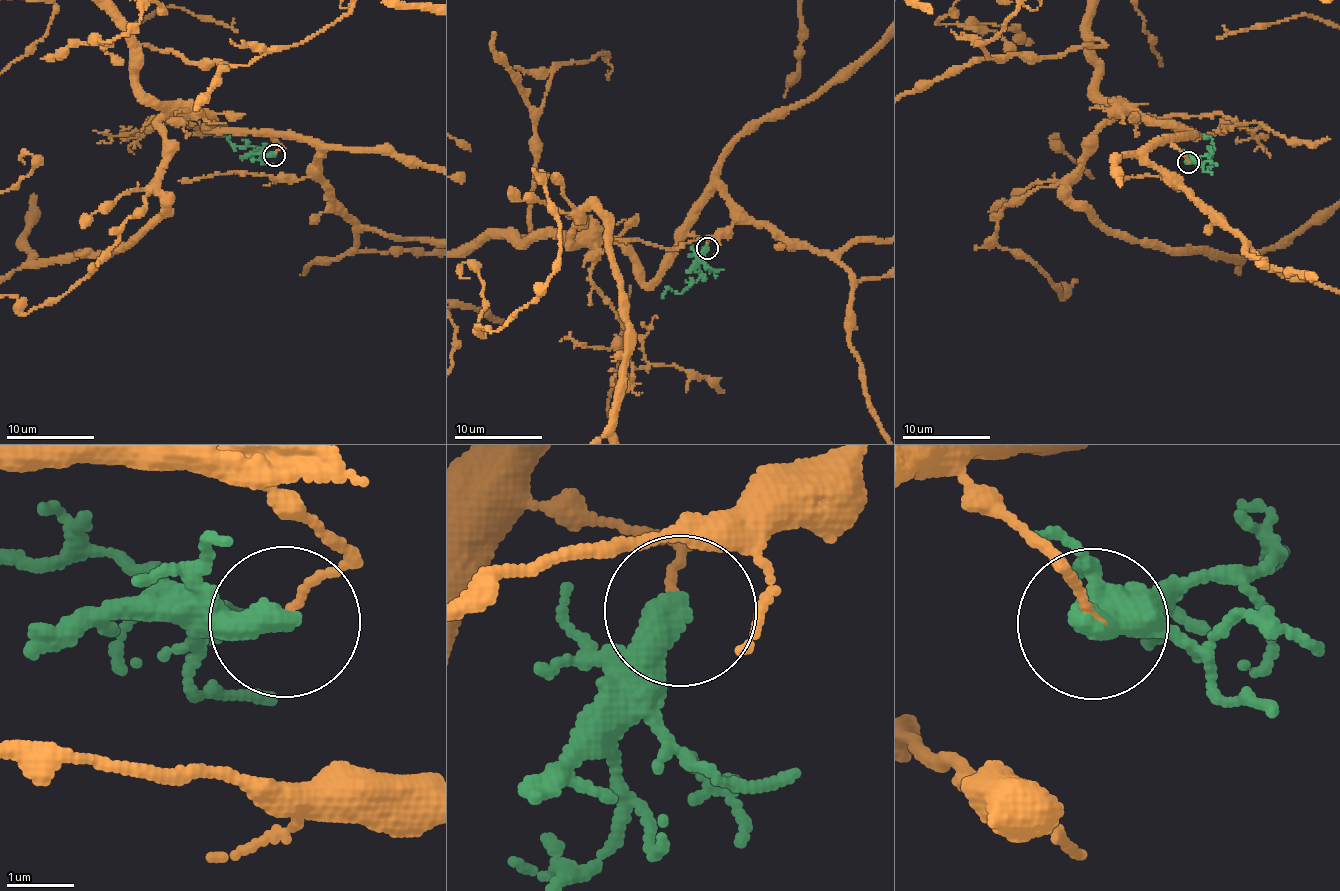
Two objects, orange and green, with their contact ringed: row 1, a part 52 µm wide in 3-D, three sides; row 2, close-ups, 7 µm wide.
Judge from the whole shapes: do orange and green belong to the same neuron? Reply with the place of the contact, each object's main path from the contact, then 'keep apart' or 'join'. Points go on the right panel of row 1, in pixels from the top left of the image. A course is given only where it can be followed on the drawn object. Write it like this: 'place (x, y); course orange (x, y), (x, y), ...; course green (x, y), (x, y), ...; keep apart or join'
place (1188, 162); course green (1188, 161), (1211, 156), (1215, 148), (1211, 136); keep apart

